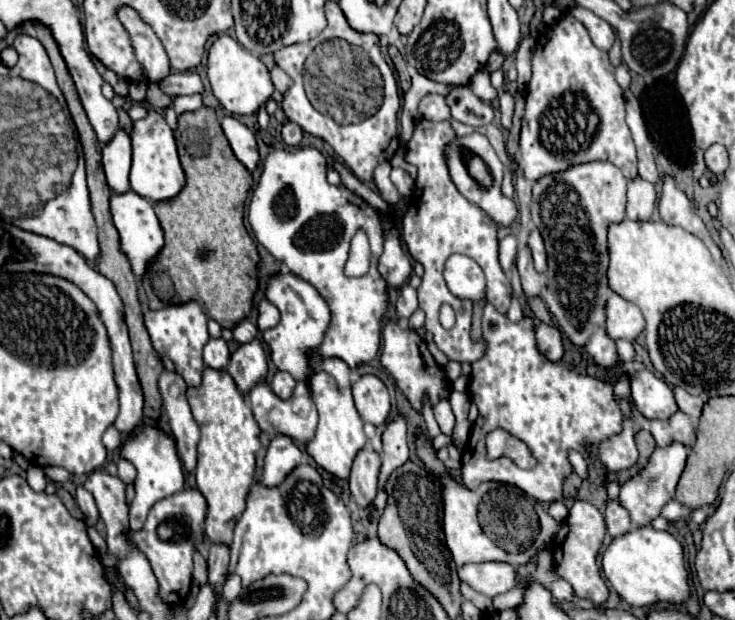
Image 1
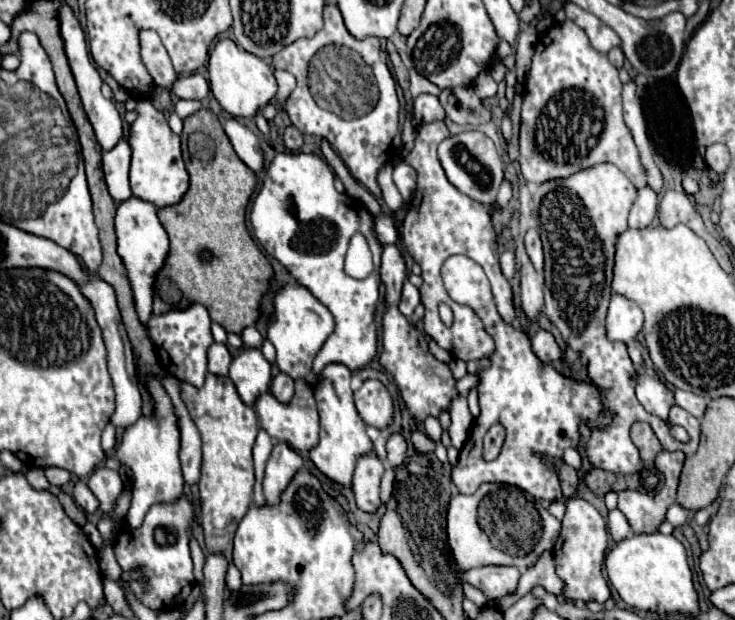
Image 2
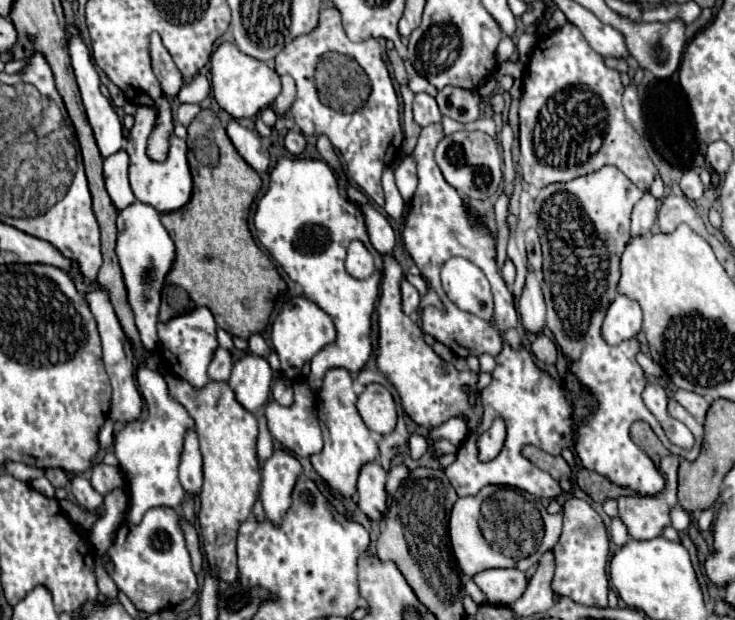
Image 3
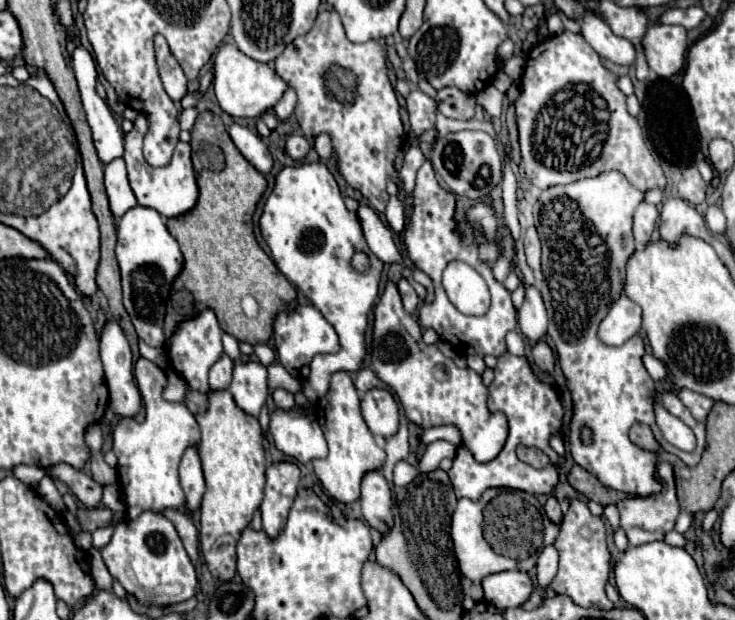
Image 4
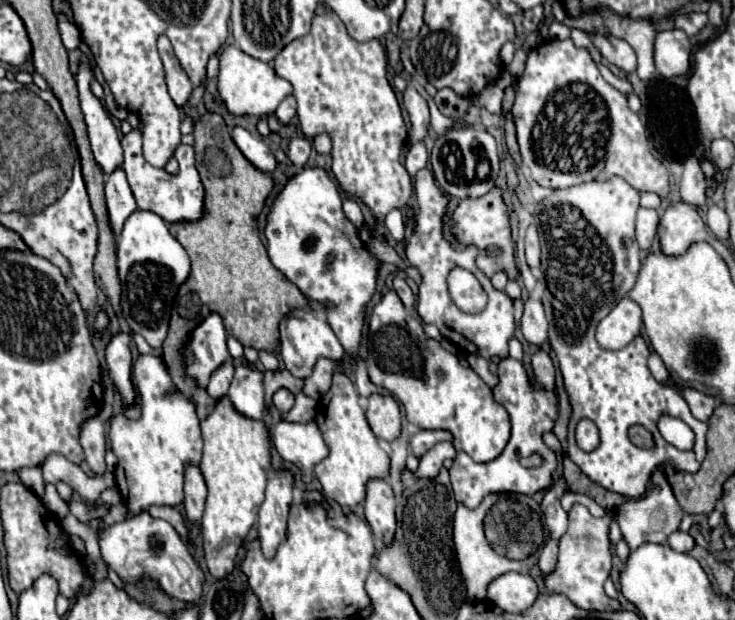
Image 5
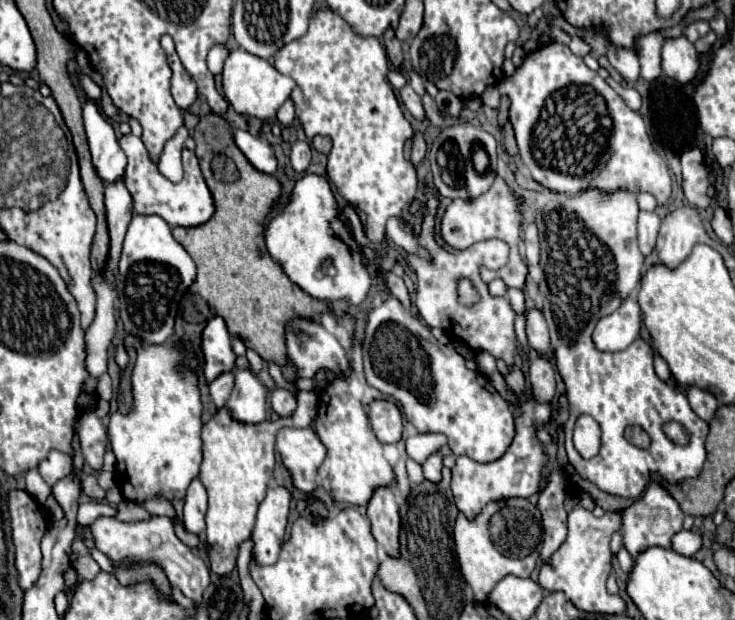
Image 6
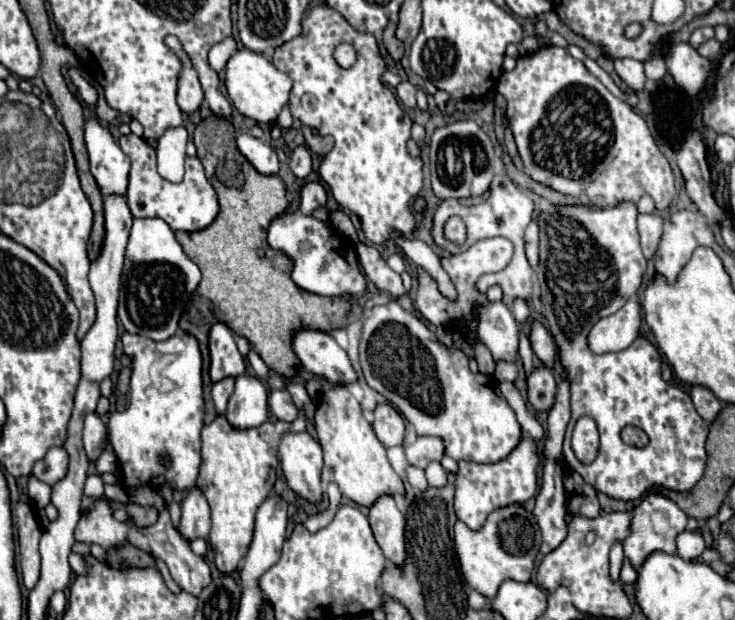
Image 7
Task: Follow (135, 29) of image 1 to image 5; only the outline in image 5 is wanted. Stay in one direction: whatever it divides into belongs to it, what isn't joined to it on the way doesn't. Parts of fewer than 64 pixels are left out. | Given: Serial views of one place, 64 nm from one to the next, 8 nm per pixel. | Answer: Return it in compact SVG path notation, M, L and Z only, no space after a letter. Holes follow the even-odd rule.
M166 36L158 38L158 54L160 54L160 60L164 64L168 94L174 100L176 106L184 106L188 102L188 98L190 98L192 84L190 84L186 72L182 70L180 62L176 60L176 56L172 52L172 46L170 46L170 40Z

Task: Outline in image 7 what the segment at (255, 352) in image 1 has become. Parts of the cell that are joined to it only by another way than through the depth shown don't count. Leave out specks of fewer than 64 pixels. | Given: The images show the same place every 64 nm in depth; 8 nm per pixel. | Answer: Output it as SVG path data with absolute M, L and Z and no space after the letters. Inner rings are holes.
M248 374L236 376L236 388L230 396L226 418L234 428L254 428L268 420L268 390L256 376L248 376Z

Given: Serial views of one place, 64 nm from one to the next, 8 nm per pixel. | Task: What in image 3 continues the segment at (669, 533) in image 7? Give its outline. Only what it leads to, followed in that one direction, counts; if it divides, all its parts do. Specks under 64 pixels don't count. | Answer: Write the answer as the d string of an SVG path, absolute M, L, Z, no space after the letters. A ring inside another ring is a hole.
M664 456L660 460L660 472L664 476L664 490L658 492L656 496L640 496L640 494L634 494L634 496L620 496L618 498L618 514L622 518L622 522L626 524L628 532L632 538L636 540L648 540L648 538L656 538L660 536L662 528L666 528L670 524L670 510L678 504L676 502L676 484L678 484L678 466L680 466L680 456Z

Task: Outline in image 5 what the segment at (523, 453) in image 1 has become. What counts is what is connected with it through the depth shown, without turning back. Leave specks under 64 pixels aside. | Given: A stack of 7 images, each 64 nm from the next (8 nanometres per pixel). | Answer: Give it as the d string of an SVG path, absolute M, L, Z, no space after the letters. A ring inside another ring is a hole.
M394 290L382 296L380 304L370 314L370 336L368 336L368 358L366 358L370 380L384 386L392 396L398 396L406 408L406 420L426 430L448 430L454 434L454 448L464 450L476 462L494 460L510 438L508 412L494 402L490 386L472 368L462 368L458 358L446 352L436 340L426 340L422 322L408 318L408 312Z

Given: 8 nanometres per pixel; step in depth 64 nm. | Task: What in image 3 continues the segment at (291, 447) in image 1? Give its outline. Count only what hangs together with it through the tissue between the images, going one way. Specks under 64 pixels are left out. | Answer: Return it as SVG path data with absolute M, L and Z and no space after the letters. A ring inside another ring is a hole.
M274 450L262 468L260 498L272 522L280 522L290 506L290 492L302 474L302 464L288 450Z

